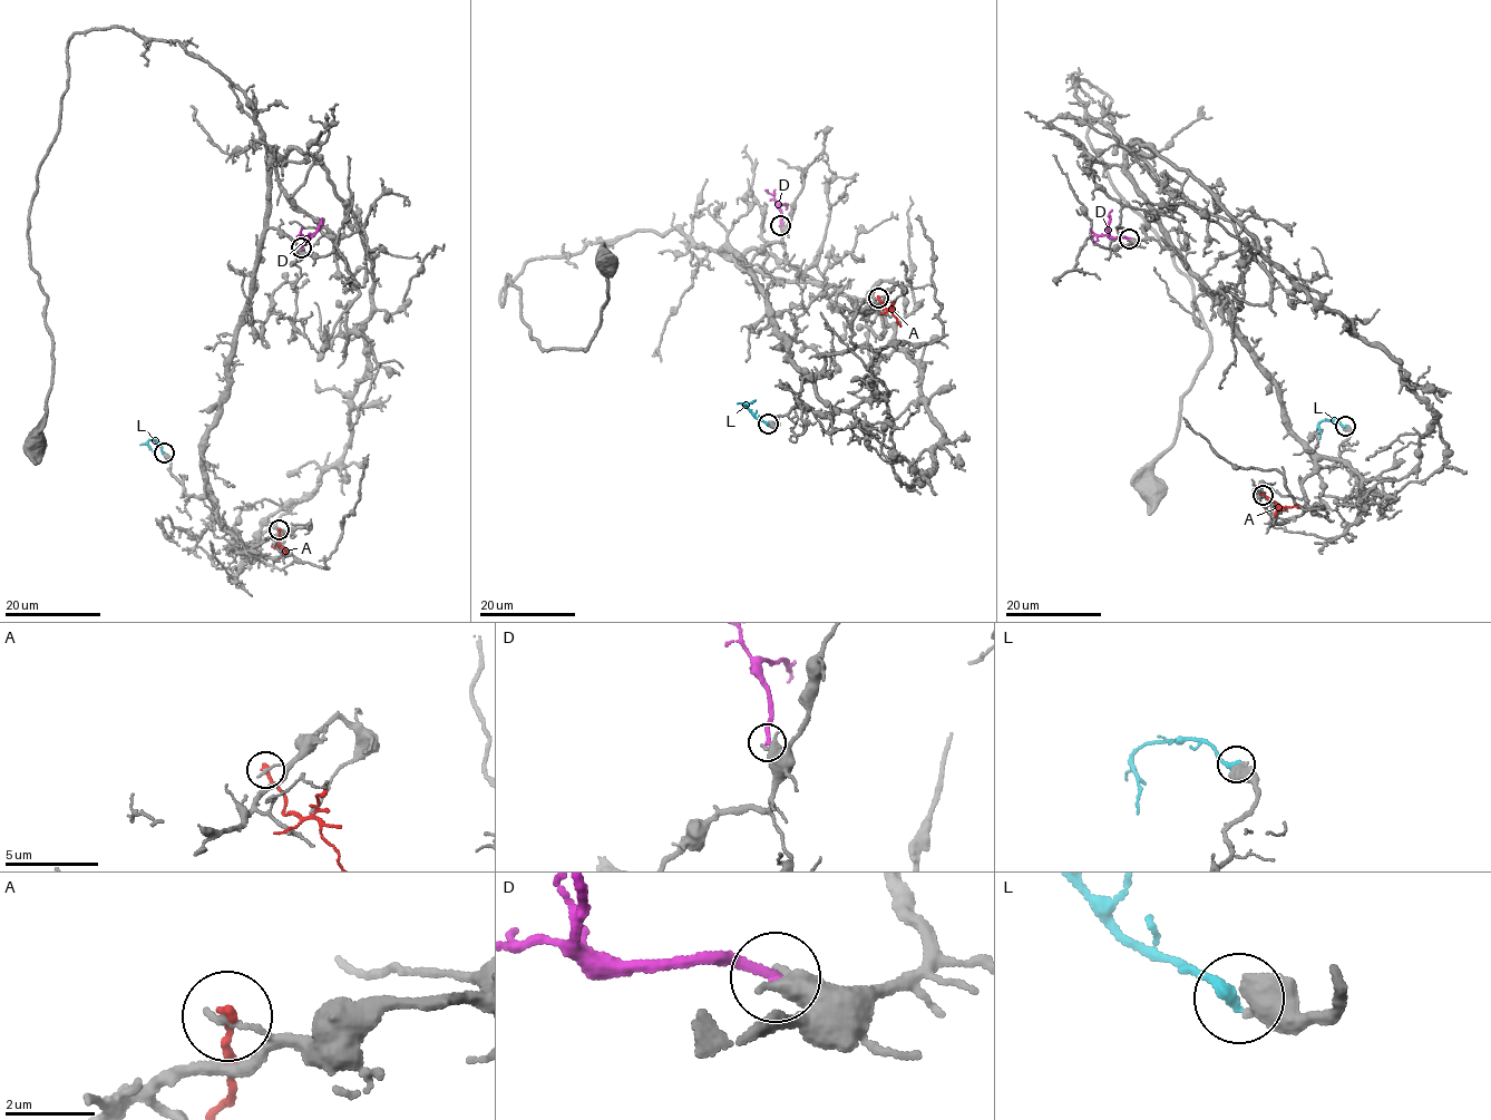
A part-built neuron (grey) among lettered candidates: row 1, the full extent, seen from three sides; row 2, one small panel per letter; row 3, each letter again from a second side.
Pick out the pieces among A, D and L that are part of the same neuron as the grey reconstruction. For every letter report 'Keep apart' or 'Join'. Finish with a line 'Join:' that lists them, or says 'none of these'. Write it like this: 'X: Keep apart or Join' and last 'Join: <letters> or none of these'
A: Keep apart
D: Keep apart
L: Join
Join: L

